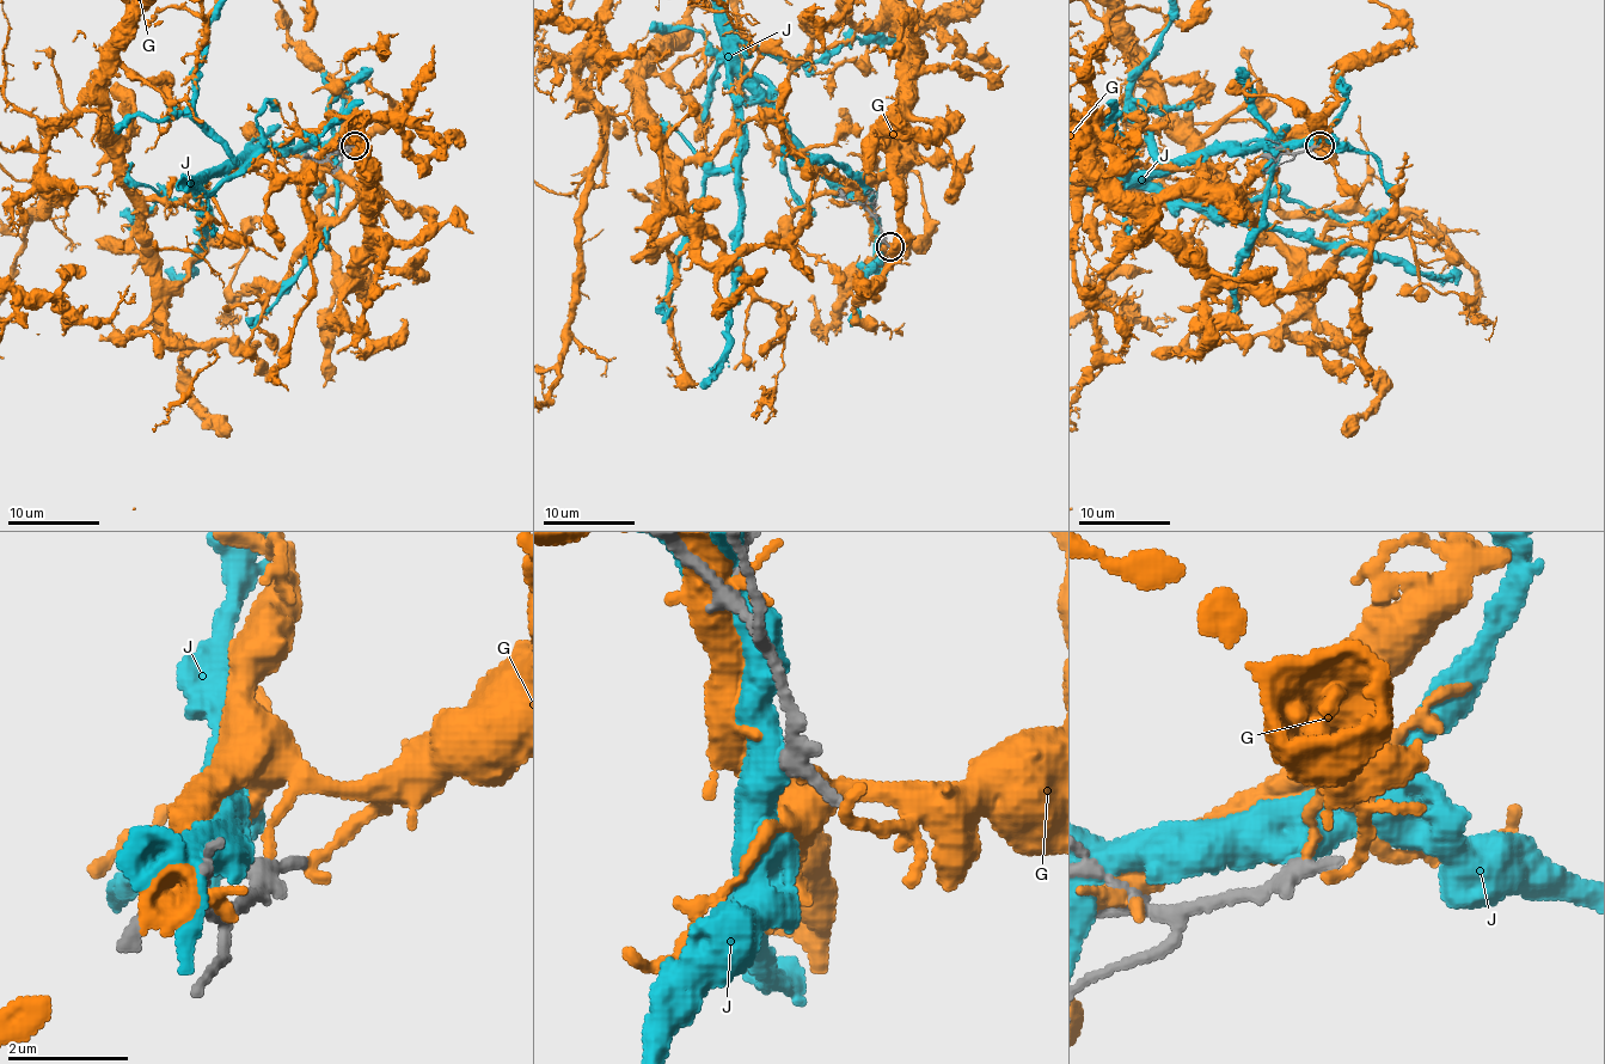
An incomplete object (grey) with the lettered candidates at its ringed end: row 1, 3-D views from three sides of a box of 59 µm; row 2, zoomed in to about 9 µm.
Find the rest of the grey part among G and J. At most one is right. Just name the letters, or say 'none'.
none

